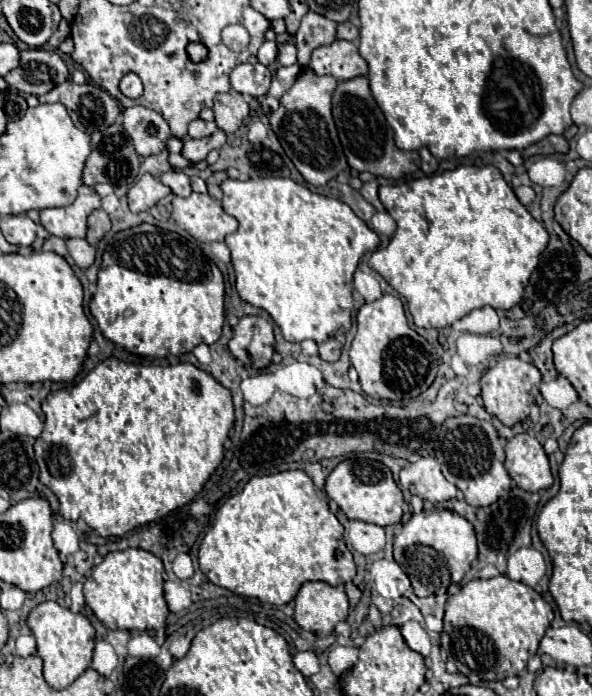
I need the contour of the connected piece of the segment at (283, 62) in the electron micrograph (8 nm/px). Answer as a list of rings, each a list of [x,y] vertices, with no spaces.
[[[286,42],[286,44],[280,44],[278,48],[278,62],[280,66],[292,66],[296,62],[296,46]]]

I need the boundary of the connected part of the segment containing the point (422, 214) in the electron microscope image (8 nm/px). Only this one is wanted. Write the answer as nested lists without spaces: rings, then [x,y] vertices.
[[[458,166],[456,170],[424,176],[412,182],[380,186],[378,194],[398,228],[390,244],[370,256],[368,266],[406,298],[416,326],[446,328],[474,308],[492,306],[496,310],[510,310],[522,300],[528,278],[548,244],[548,232],[542,222],[534,220],[518,202],[514,190],[504,182],[496,166]]]

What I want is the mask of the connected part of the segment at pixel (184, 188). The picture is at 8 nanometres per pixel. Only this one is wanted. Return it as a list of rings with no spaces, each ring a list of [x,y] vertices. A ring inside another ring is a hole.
[[[170,170],[170,172],[166,172],[166,174],[162,174],[160,176],[160,182],[164,184],[164,186],[168,186],[176,196],[188,196],[188,194],[192,194],[192,188],[190,188],[190,178],[184,174],[184,172],[180,172],[180,170]]]

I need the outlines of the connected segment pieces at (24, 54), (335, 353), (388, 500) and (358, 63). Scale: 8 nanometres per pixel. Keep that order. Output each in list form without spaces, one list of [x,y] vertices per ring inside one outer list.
[[[30,48],[20,52],[18,68],[10,70],[4,80],[8,88],[22,94],[46,94],[52,86],[68,80],[68,68],[62,58],[46,48]]]
[[[330,338],[328,342],[320,344],[320,358],[326,362],[336,362],[340,358],[340,342],[336,338]]]
[[[356,458],[356,460],[340,462],[326,478],[326,494],[330,496],[330,500],[334,500],[340,506],[340,510],[350,520],[390,526],[390,524],[398,524],[402,518],[402,504],[404,504],[402,492],[394,482],[392,472],[376,460]]]
[[[336,40],[330,46],[316,48],[310,56],[308,68],[318,76],[330,74],[338,82],[368,74],[368,64],[358,54],[358,46],[346,40]]]

